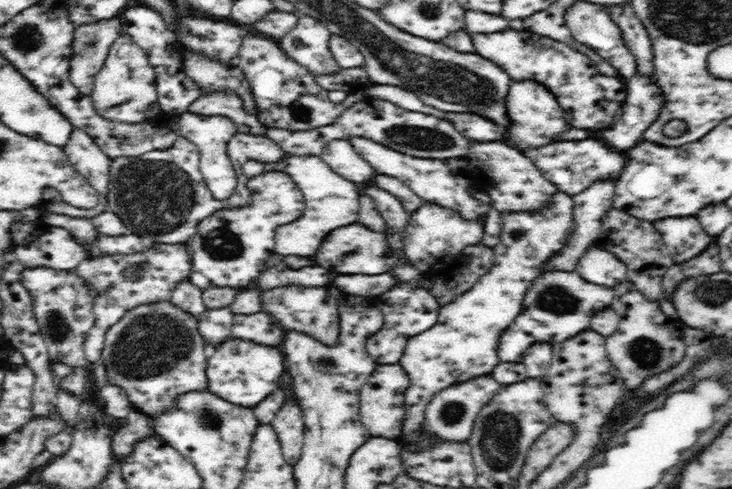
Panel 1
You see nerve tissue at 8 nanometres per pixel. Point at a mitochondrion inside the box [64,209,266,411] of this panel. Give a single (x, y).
(149, 345)

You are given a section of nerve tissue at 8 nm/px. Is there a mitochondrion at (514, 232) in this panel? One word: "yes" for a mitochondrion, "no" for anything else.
yes

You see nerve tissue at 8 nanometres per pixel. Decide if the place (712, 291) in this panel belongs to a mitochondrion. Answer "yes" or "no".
yes

